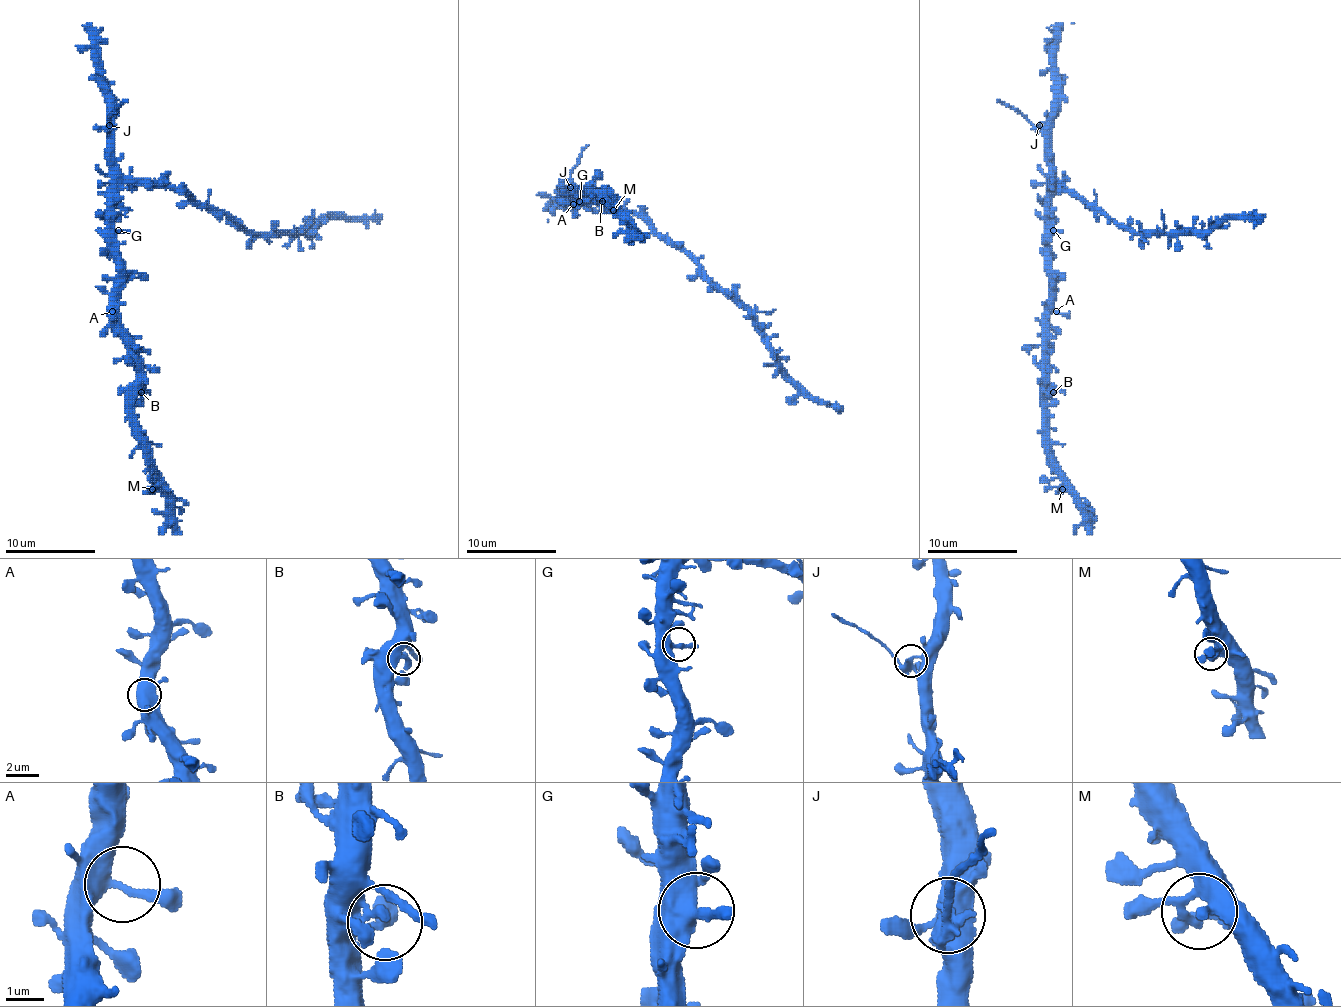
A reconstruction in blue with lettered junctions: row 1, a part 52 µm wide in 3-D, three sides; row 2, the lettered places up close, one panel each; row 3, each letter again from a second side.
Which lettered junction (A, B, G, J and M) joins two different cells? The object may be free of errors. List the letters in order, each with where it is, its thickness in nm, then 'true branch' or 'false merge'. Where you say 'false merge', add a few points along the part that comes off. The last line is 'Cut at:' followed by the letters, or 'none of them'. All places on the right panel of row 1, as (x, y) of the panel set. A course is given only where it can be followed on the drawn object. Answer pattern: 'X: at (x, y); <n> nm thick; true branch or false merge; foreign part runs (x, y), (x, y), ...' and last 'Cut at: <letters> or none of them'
A: at (1056, 311); 400 nm thick; true branch
B: at (1053, 392); 220 nm thick; true branch
G: at (1053, 230); 380 nm thick; true branch
J: at (1039, 125); 300 nm thick; false merge; foreign part runs (1040, 124), (1033, 127), (997, 100)
M: at (1062, 489); 360 nm thick; true branch
Cut at: J

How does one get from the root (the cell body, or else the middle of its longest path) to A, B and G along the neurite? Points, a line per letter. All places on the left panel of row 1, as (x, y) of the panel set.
A: (118, 194), (114, 210), (114, 262), (118, 268), (118, 302), (112, 311)
B: (118, 194), (114, 210), (114, 262), (118, 268), (116, 318), (127, 358), (136, 370), (136, 388), (141, 392)
G: (118, 194), (114, 210), (114, 228), (118, 230)

